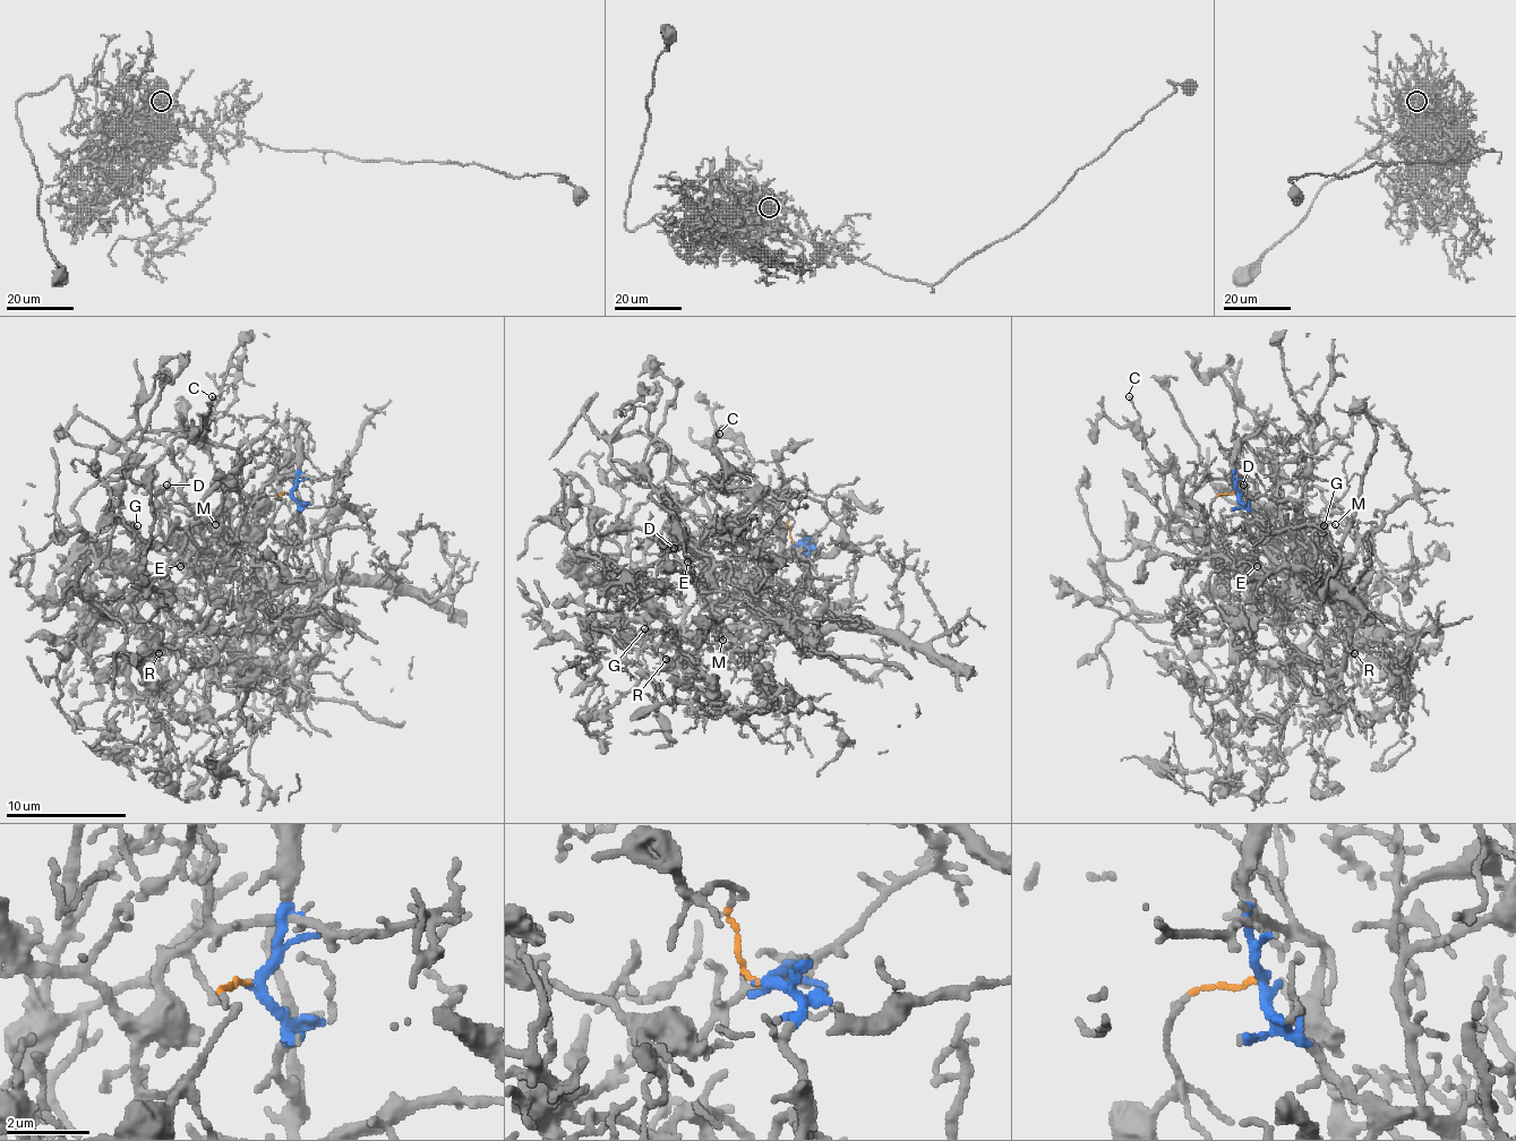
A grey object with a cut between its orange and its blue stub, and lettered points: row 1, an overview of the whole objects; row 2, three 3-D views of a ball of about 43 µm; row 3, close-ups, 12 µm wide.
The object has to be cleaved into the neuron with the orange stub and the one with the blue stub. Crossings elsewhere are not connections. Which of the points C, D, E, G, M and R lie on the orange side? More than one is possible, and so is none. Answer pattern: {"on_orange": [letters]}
{"on_orange": ["C", "D", "E", "G", "R"]}

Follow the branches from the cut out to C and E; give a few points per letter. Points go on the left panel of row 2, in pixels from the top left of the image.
C: (288, 491), (270, 522), (224, 555), (191, 537), (188, 528), (219, 509), (239, 462), (206, 435), (213, 395)
E: (288, 491), (173, 640), (177, 736), (90, 660), (113, 603), (68, 567), (164, 516), (179, 567)

